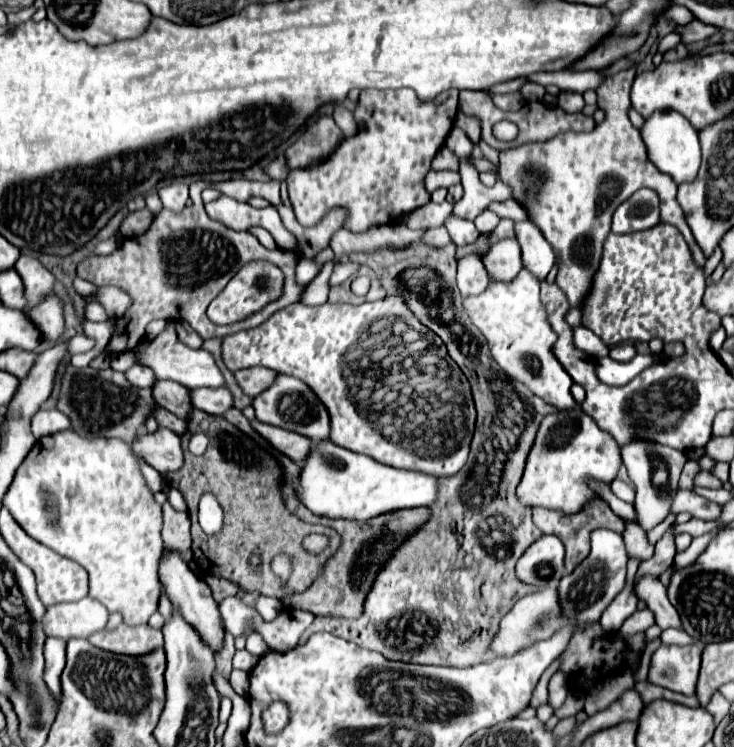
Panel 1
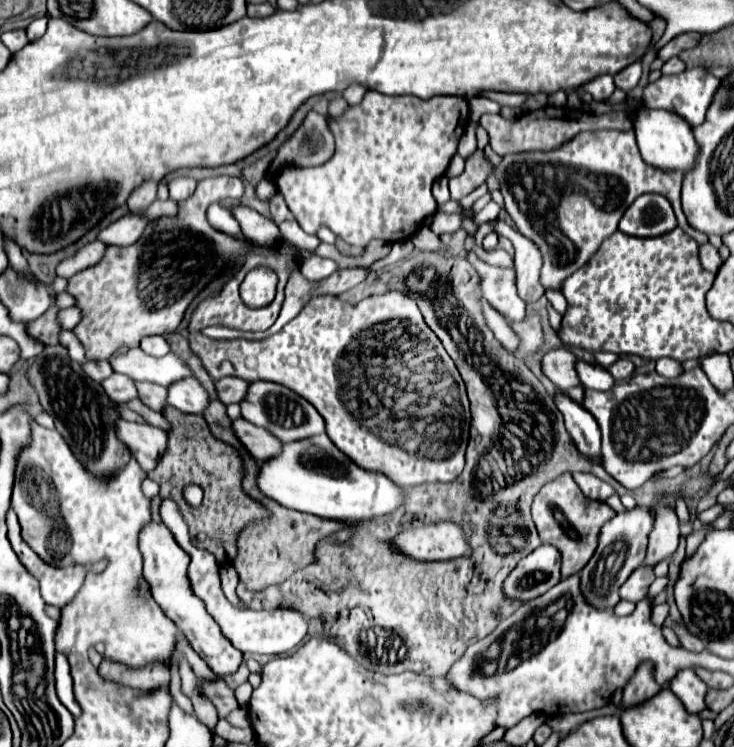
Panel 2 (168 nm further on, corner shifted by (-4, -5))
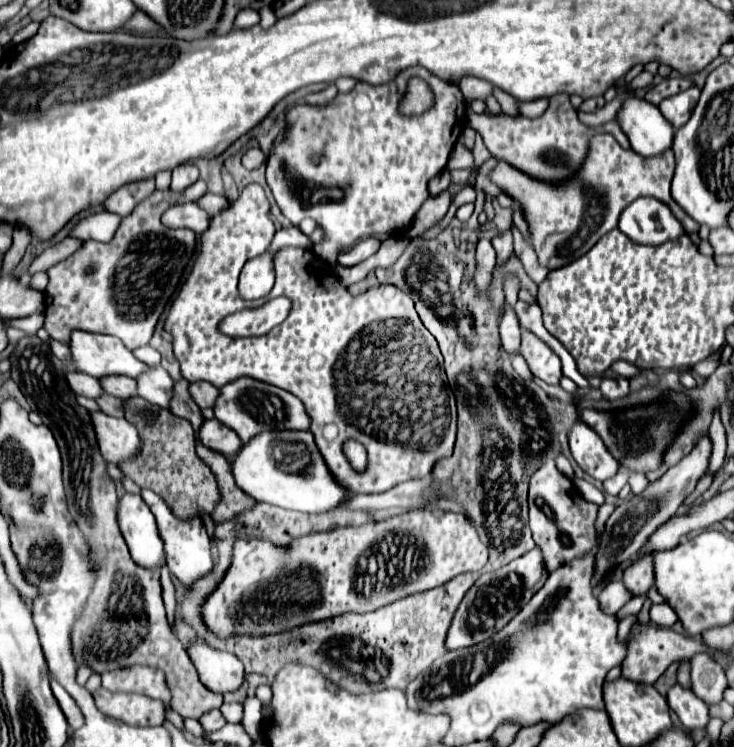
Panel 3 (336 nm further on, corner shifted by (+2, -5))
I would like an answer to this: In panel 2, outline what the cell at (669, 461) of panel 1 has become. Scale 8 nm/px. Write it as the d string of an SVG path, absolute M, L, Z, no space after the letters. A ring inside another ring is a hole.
M654 505L654 529L650 533L648 553L644 559L644 565L654 567L656 563L670 557L678 547L678 517L674 509L668 509L664 505Z

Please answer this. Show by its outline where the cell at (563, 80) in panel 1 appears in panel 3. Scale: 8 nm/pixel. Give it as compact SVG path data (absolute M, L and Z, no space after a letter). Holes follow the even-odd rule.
M462 77L458 87L460 87L466 101L488 99L492 95L492 89L494 89L488 81L482 81L482 79L476 79L476 77Z

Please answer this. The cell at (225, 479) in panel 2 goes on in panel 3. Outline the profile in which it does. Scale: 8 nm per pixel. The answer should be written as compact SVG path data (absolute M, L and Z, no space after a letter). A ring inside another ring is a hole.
M142 397L126 401L126 419L138 427L144 445L138 459L122 463L120 469L124 475L130 477L138 487L160 495L178 519L202 519L202 515L212 515L214 507L222 499L222 493L212 469L196 455L190 421L180 419L162 407L154 407Z

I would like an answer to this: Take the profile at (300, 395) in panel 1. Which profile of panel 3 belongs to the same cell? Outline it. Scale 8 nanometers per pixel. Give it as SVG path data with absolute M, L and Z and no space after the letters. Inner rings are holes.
M242 377L234 383L228 383L220 389L218 401L214 405L214 415L220 419L226 427L234 429L244 443L248 443L252 437L256 437L262 431L306 431L310 429L310 417L298 397L292 393L278 389L274 385Z

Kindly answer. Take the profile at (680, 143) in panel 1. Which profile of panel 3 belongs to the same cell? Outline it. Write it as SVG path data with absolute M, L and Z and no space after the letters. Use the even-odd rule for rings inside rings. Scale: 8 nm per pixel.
M638 97L624 101L616 115L618 123L626 131L632 149L642 157L656 157L672 149L674 127L662 117L662 111Z

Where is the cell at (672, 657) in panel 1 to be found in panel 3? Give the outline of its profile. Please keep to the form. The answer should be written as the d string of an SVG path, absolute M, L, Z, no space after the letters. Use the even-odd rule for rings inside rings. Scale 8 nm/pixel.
M680 683L672 685L668 689L668 705L678 715L678 719L688 727L690 731L706 729L708 725L708 707L698 695L694 695L692 689L682 687Z

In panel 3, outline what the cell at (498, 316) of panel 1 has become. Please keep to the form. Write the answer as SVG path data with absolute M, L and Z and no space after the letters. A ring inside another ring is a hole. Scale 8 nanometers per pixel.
M576 419L568 433L570 451L580 469L584 469L588 475L592 475L598 481L606 481L614 471L618 471L618 463L614 463L614 457L606 451L602 439L580 419Z

